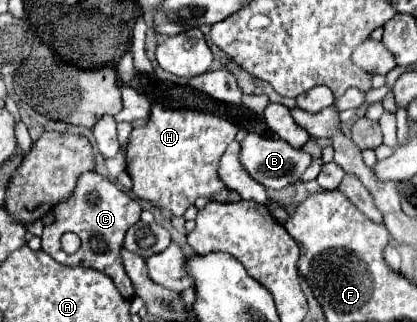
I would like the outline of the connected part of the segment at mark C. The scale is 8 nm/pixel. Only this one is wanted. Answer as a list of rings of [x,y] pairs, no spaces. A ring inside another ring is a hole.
[[[90,171],[90,173],[80,175],[78,185],[76,185],[74,193],[70,195],[70,199],[56,205],[52,209],[52,213],[54,213],[54,223],[46,225],[44,233],[42,233],[42,251],[52,255],[58,263],[98,269],[116,283],[122,297],[126,297],[126,299],[134,297],[134,287],[132,287],[130,277],[124,271],[124,265],[120,263],[120,253],[124,249],[122,247],[124,233],[128,231],[128,227],[132,223],[140,221],[142,205],[136,199],[132,199],[130,195],[126,195],[122,189],[118,189],[116,183],[108,181],[106,177],[98,175],[96,171]],[[66,231],[72,231],[82,239],[82,245],[74,255],[64,253],[60,247],[60,237]]]

